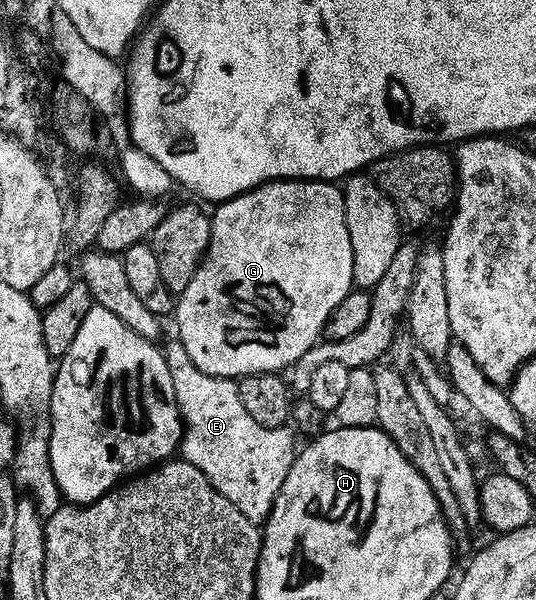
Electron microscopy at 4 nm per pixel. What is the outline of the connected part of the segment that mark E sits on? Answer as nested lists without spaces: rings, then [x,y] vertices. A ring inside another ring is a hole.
[[[171,339],[165,345],[165,356],[173,375],[173,387],[185,426],[181,446],[182,460],[197,467],[197,471],[201,471],[201,475],[205,475],[205,479],[209,479],[209,483],[213,483],[213,487],[217,487],[217,491],[221,491],[221,495],[225,495],[225,499],[229,499],[229,503],[233,503],[233,507],[237,507],[237,511],[245,515],[245,519],[262,526],[277,503],[277,495],[281,495],[281,487],[285,487],[285,479],[289,479],[289,471],[297,456],[296,434],[287,427],[261,427],[261,423],[257,423],[257,419],[253,419],[253,415],[245,411],[238,384],[226,377],[211,377],[203,373],[193,363],[193,359],[189,359],[185,347],[177,339]]]

